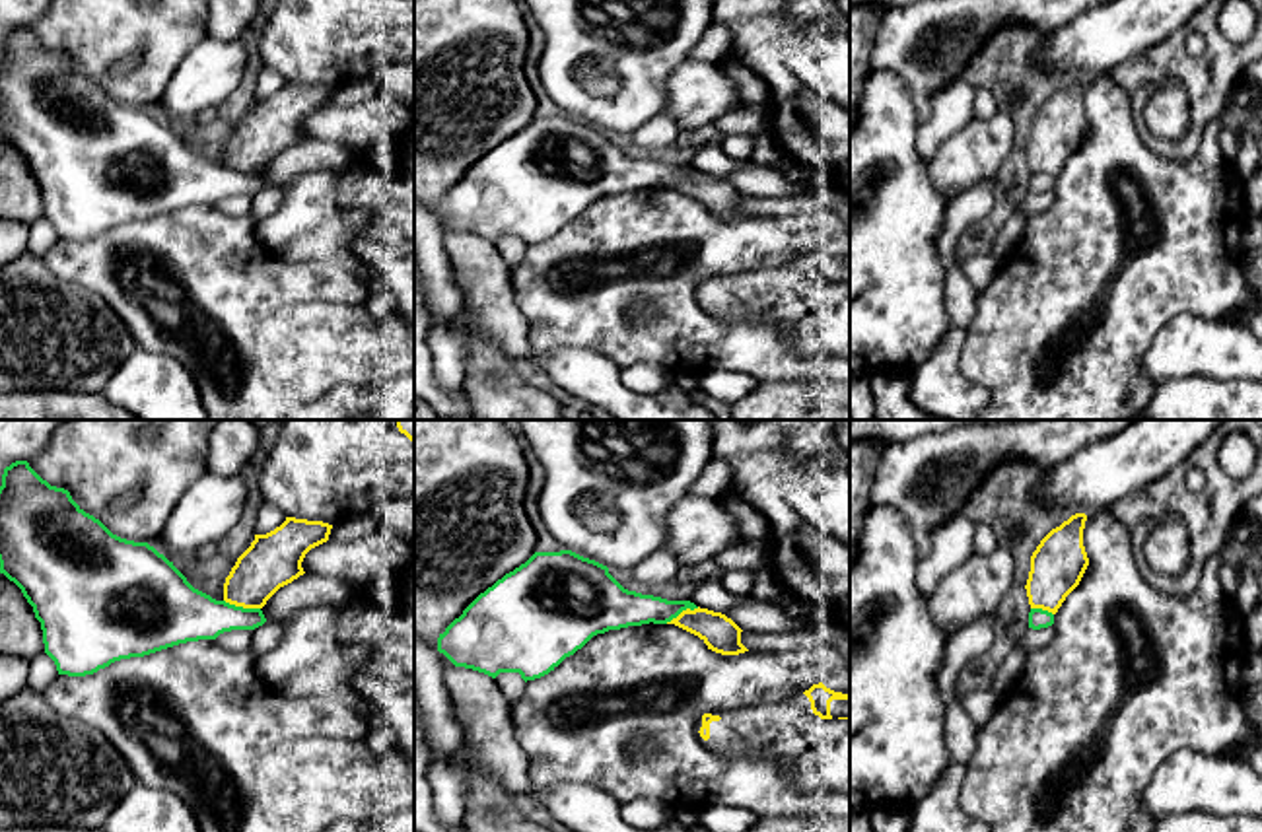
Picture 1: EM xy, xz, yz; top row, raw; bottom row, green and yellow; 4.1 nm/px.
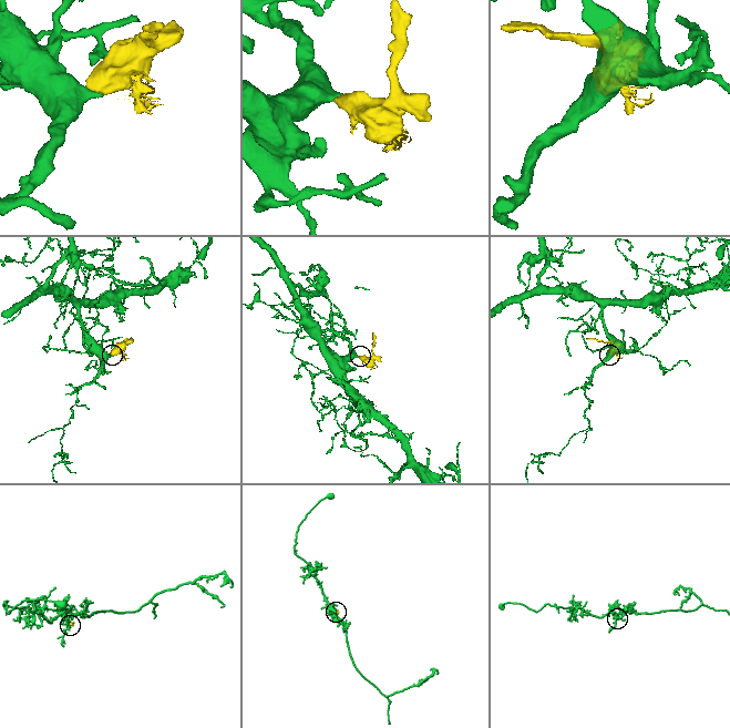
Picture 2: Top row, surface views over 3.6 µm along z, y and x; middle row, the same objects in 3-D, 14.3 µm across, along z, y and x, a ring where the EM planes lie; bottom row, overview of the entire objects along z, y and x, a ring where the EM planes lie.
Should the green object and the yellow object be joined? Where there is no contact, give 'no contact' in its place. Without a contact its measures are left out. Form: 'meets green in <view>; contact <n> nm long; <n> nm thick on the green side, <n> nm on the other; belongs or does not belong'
meets green in xy; contact 160 nm long; 240 nm thick on the green side, 220 nm on the other; does not belong

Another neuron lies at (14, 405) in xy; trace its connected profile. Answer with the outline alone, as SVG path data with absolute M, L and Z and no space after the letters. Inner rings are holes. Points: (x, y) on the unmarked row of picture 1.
M0 391L0 420L138 420L103 393Z

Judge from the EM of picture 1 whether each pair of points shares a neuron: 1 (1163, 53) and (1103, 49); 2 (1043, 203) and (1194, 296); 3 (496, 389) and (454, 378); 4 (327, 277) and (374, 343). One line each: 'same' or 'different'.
1: different
2: different
3: different
4: different

